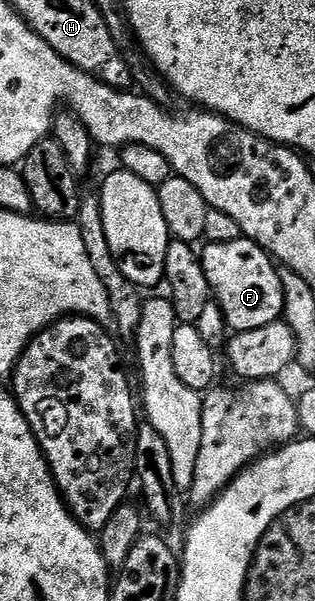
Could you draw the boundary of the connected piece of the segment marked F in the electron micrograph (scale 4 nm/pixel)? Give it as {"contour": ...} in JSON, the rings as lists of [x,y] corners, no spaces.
{"contour":[[[243,236],[239,240],[231,240],[231,244],[215,244],[210,242],[204,248],[206,250],[202,249],[200,251],[203,272],[207,274],[207,284],[209,285],[212,297],[223,312],[225,325],[230,331],[240,332],[263,328],[282,317],[285,309],[285,297],[281,287],[281,275],[274,259],[266,254],[258,242],[252,242],[249,238]]]}

